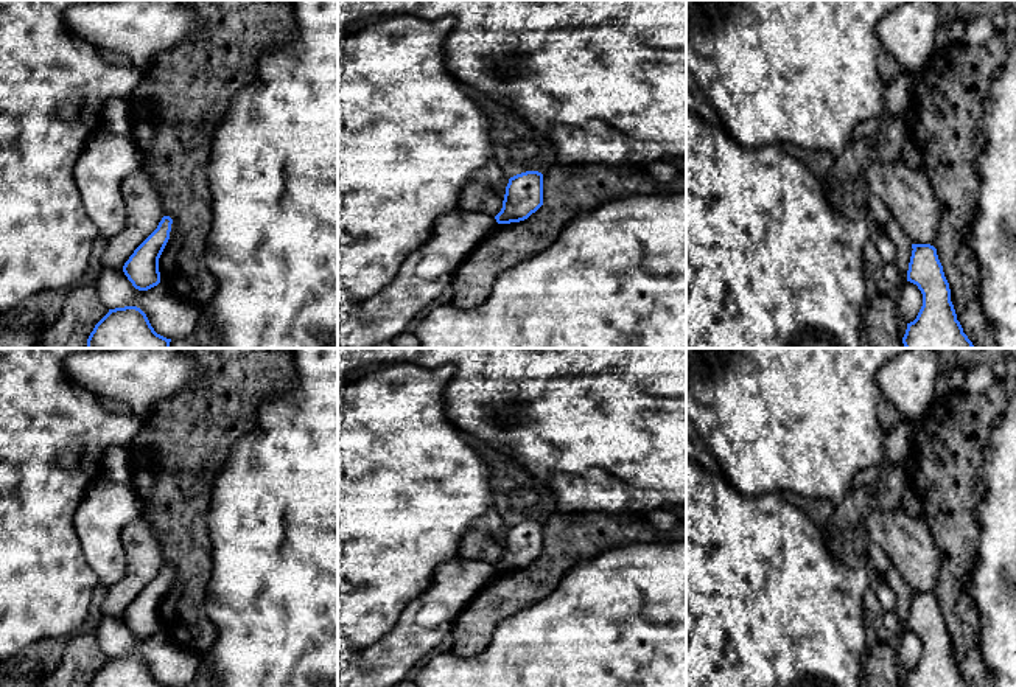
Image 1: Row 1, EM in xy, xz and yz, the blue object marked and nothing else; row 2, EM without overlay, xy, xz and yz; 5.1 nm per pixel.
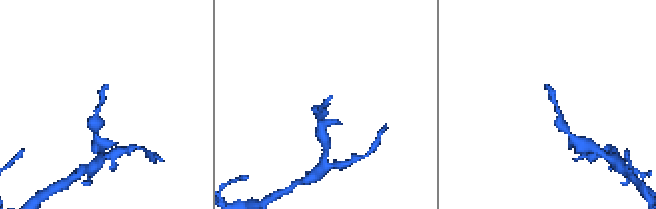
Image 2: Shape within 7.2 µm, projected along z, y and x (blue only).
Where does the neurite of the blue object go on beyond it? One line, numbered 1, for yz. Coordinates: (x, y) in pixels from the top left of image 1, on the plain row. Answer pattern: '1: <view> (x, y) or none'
1: none

